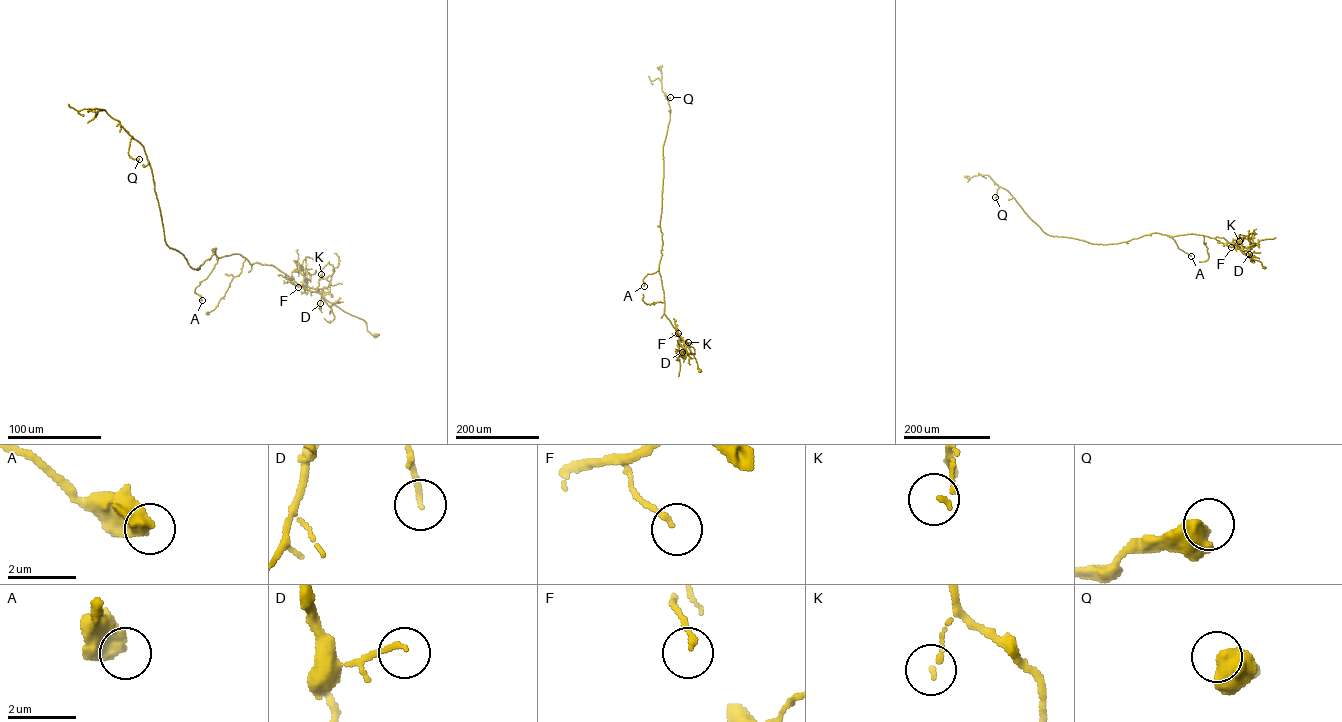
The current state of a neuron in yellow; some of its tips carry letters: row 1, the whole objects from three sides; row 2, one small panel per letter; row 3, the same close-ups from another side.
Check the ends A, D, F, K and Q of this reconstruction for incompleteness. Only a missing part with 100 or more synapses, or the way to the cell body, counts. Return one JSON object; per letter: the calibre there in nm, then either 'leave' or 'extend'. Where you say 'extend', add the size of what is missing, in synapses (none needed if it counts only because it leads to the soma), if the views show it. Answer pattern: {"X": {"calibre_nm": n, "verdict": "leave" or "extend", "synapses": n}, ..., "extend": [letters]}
{"A": {"calibre_nm": 650, "verdict": "leave"}, "D": {"calibre_nm": 120, "verdict": "leave"}, "F": {"calibre_nm": 140, "verdict": "leave"}, "K": {"calibre_nm": 130, "verdict": "leave"}, "Q": {"calibre_nm": 650, "verdict": "leave"}, "extend": []}

